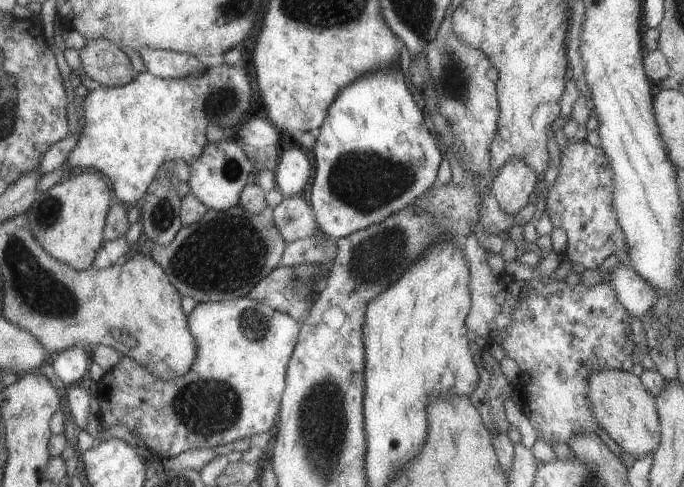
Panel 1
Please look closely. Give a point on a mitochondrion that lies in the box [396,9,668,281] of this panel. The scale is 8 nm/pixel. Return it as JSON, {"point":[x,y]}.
{"point":[453,76]}

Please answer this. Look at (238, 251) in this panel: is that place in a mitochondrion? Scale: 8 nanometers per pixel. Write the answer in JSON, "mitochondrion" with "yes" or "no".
{"mitochondrion":"yes"}

